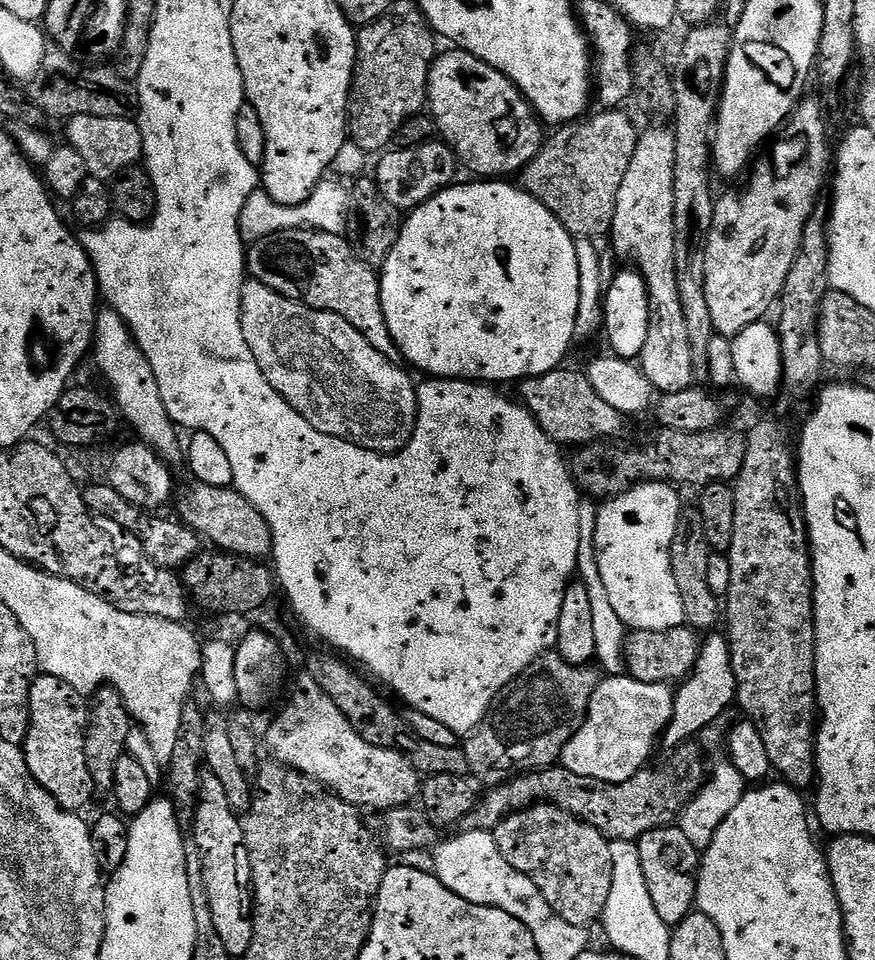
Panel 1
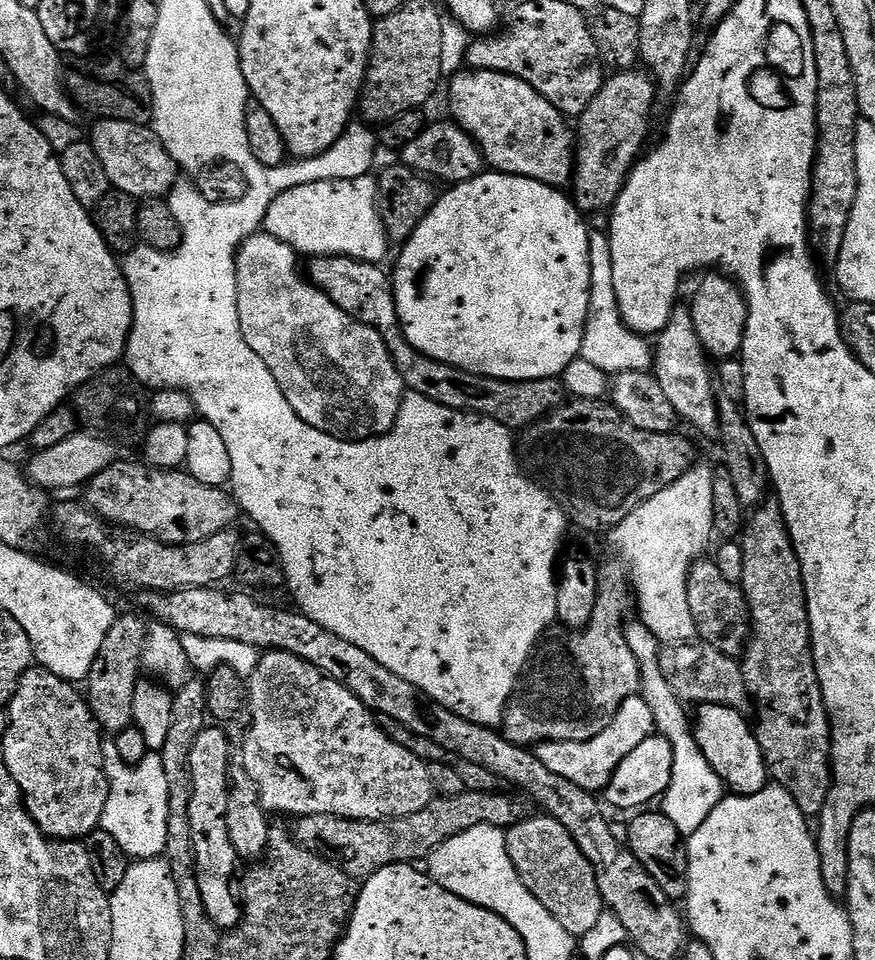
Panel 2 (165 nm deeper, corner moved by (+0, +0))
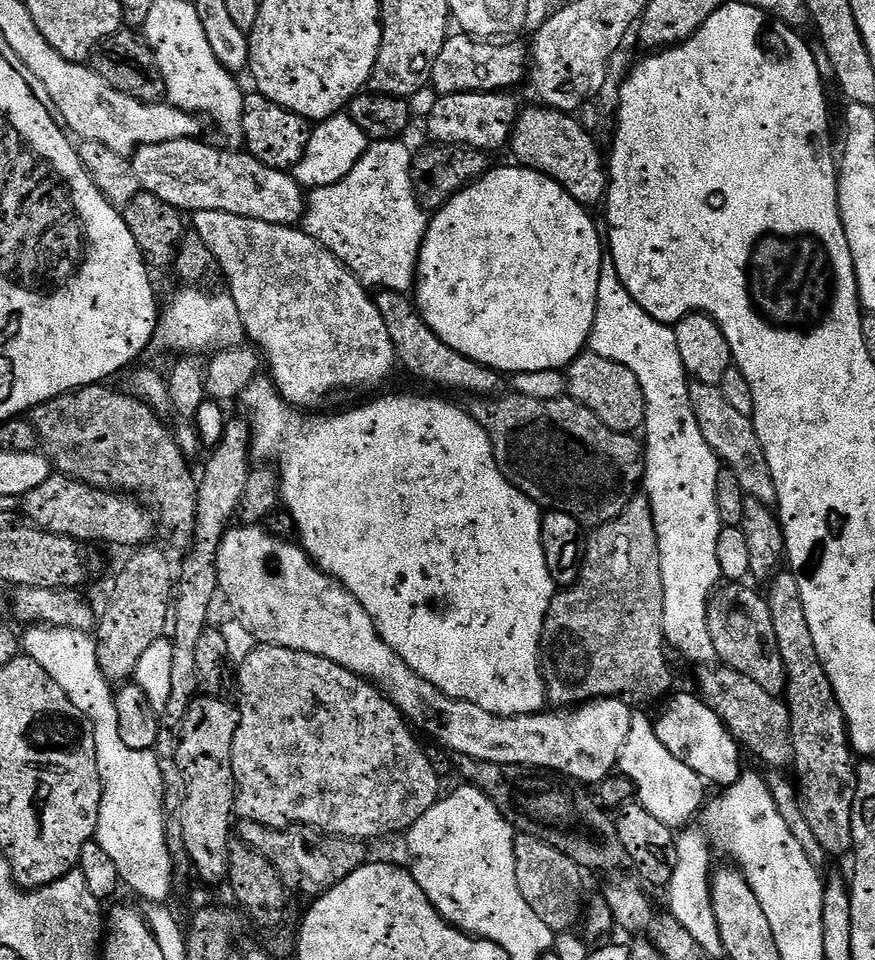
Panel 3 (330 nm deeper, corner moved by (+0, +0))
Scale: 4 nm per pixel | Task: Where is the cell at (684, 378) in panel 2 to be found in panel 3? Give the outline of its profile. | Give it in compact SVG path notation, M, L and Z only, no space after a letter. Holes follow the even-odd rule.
M693 383L690 387L690 402L694 410L694 418L698 418L702 438L706 438L706 442L716 451L727 468L738 474L738 482L742 482L745 497L769 506L775 505L776 487L774 478L770 474L770 462L766 462L766 450L762 450L762 442L758 442L752 417L734 410L734 406L726 402L719 387L714 384Z

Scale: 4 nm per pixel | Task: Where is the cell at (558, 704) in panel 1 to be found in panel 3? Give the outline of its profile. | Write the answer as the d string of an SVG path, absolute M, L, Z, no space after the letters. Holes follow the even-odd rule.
M638 494L628 503L626 510L622 510L622 514L616 520L606 522L587 537L584 545L584 565L579 578L574 583L567 585L563 590L557 591L556 595L552 597L550 610L544 619L544 633L540 639L547 703L560 710L568 710L573 706L605 698L637 700L640 703L637 705L640 706L644 706L647 700L663 701L673 691L672 668L668 665L667 658L664 657L664 648L666 649L664 638L664 587L662 586L662 566L660 565L660 551L658 550L658 538L654 526L654 514L647 495Z

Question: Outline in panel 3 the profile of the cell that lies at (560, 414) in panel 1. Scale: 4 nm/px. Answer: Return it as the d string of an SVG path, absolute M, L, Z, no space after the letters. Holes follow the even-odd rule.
M380 290L375 293L374 299L382 314L382 322L386 322L386 330L390 330L390 338L401 369L404 367L418 379L425 380L436 388L469 392L469 397L472 398L492 398L501 391L501 373L492 368L483 368L478 362L458 354L458 350L450 350L450 346L446 346L446 342L439 340L434 330L428 328L427 322L420 316L419 308L405 293Z

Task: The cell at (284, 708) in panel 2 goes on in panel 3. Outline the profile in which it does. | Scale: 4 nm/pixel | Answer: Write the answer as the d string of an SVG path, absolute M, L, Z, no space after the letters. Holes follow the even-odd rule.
M260 644L244 660L239 661L240 668L240 704L238 711L240 721L234 734L232 747L232 765L236 779L236 810L240 820L262 822L262 826L271 828L295 828L303 826L315 828L330 836L344 836L347 840L369 842L379 836L392 836L395 832L407 833L408 829L434 806L442 795L442 779L434 774L430 758L425 752L425 745L416 741L417 733L413 731L407 720L388 700L387 696L375 684L357 676L356 673L330 662L326 658L318 658L314 654L306 654L302 650L290 650L273 644Z

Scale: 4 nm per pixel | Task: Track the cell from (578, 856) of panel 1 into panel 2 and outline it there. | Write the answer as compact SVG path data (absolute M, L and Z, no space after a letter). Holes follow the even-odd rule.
M542 814L507 829L505 836L507 853L518 870L525 891L531 893L533 899L542 903L542 906L546 907L546 910L550 911L550 914L553 914L572 936L581 938L589 932L605 911L604 900L598 890L597 876L594 874L593 867L590 866L589 860L582 854L569 831L556 819Z

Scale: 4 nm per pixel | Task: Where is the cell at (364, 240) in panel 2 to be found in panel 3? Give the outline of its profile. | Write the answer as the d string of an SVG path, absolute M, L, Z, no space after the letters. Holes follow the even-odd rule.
M403 139L369 143L358 166L342 182L311 189L306 196L302 228L333 252L361 284L408 294L418 279L420 251L430 216L416 197L412 185L414 152L404 143Z

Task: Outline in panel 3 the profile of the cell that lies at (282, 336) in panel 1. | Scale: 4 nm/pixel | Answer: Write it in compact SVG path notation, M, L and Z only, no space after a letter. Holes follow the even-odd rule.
M222 210L195 213L190 224L202 242L210 246L226 280L228 276L226 288L234 298L234 306L238 306L245 337L253 340L251 343L262 353L266 368L272 371L272 383L289 405L308 410L311 404L326 399L331 392L376 388L391 374L392 367L397 367L390 330L386 330L386 322L382 322L382 314L369 289L333 252L323 248L307 232L296 226L258 222Z

